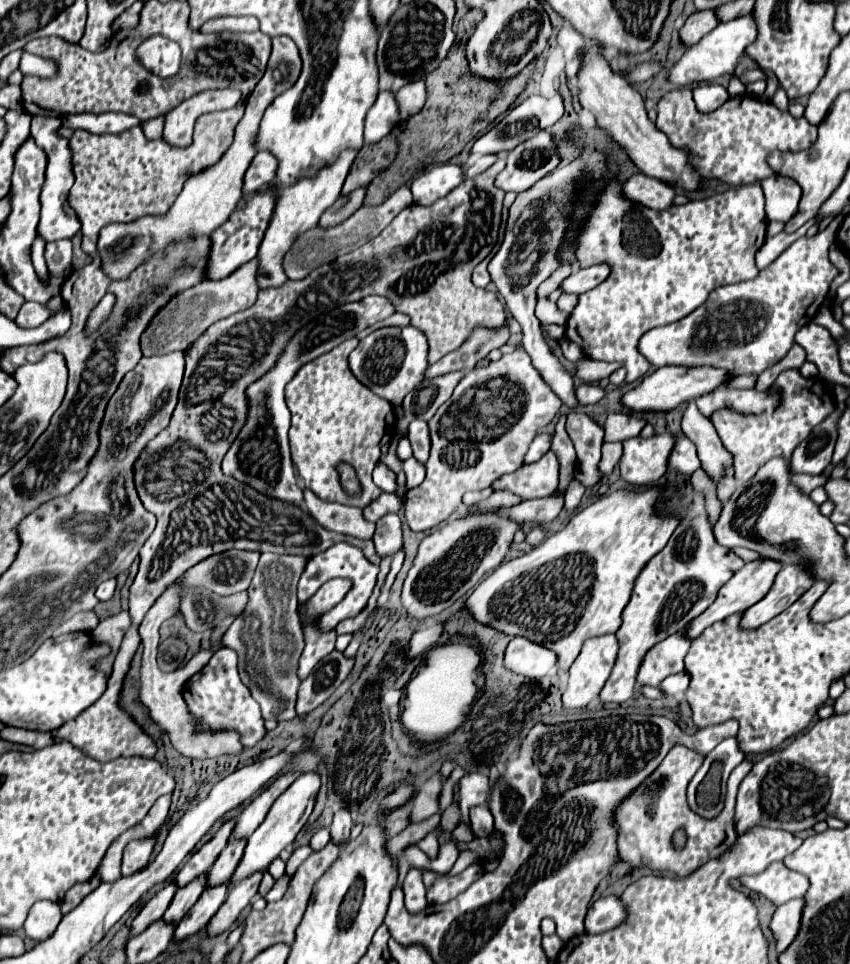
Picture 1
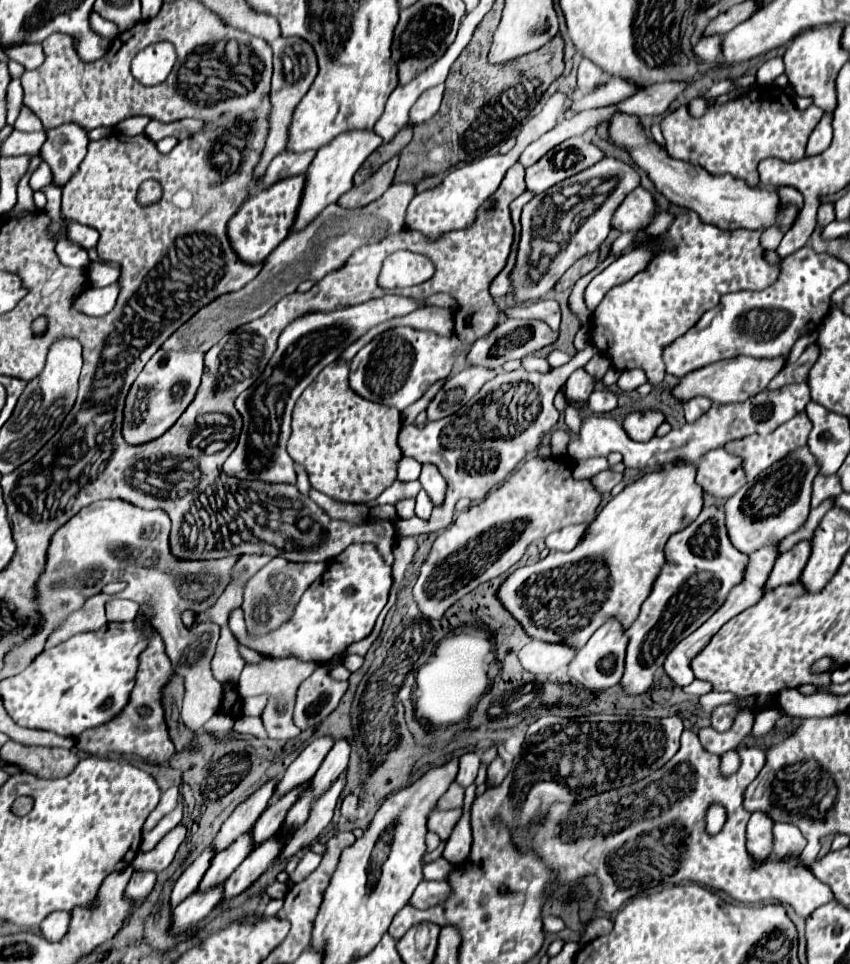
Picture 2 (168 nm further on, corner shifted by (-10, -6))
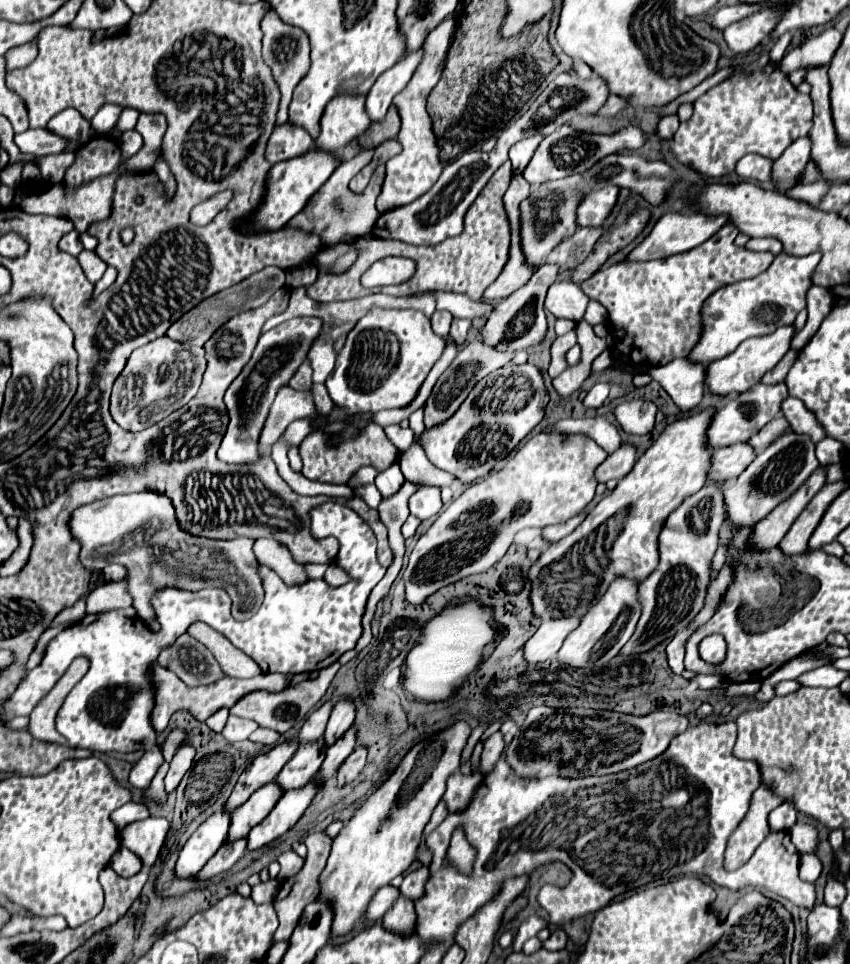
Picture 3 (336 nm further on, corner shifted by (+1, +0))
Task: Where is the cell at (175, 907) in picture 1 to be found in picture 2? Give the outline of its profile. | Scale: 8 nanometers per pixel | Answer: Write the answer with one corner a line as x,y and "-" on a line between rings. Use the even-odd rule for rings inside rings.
251,830
247,834
241,834
231,846
227,846
227,850
219,852
213,858
199,888
207,890
215,884
223,884
235,872
235,868
249,856
249,852
251,852

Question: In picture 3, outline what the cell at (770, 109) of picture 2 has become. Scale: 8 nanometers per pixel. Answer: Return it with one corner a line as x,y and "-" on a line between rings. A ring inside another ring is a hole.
766,64
748,76
736,72
694,102
694,114
682,122
670,140
670,150
684,166
704,176
732,174
744,154
760,154
776,160
796,138
808,136
814,106
808,94
800,94
780,72
778,64

